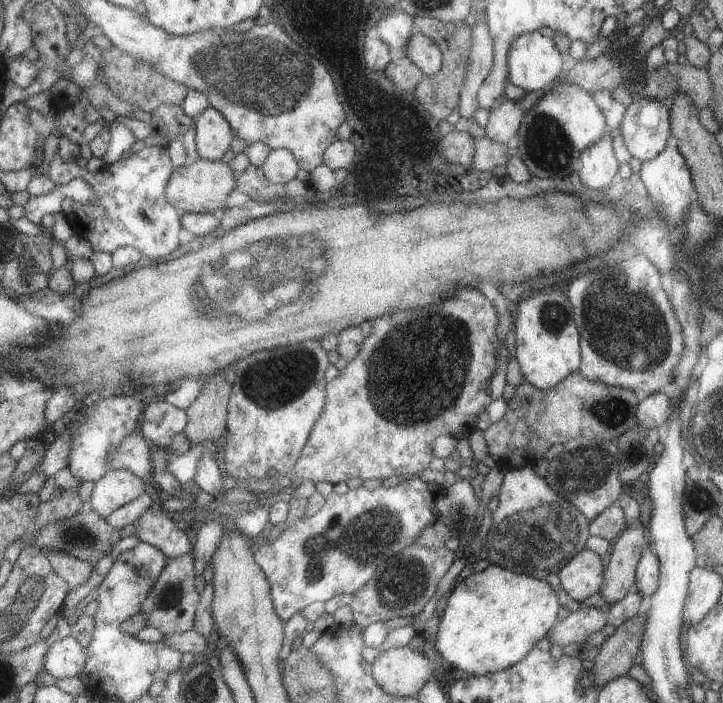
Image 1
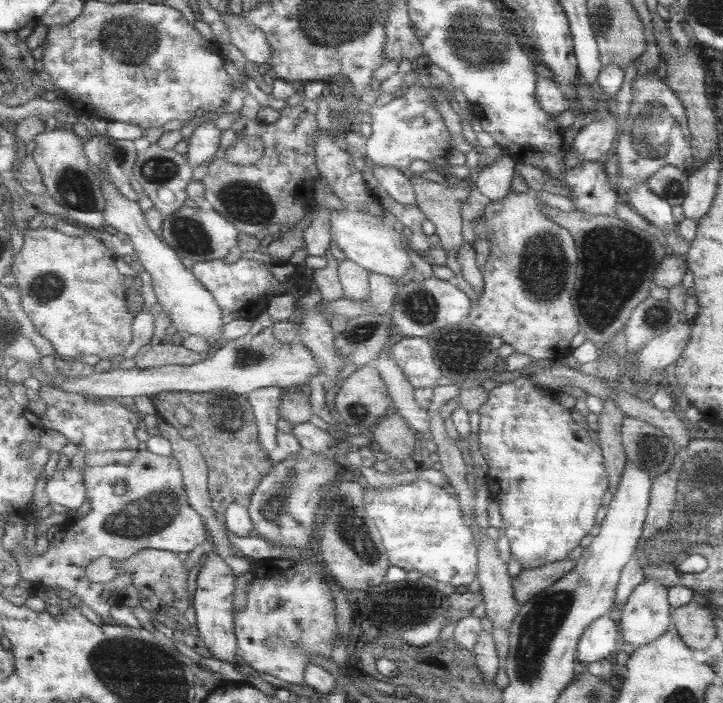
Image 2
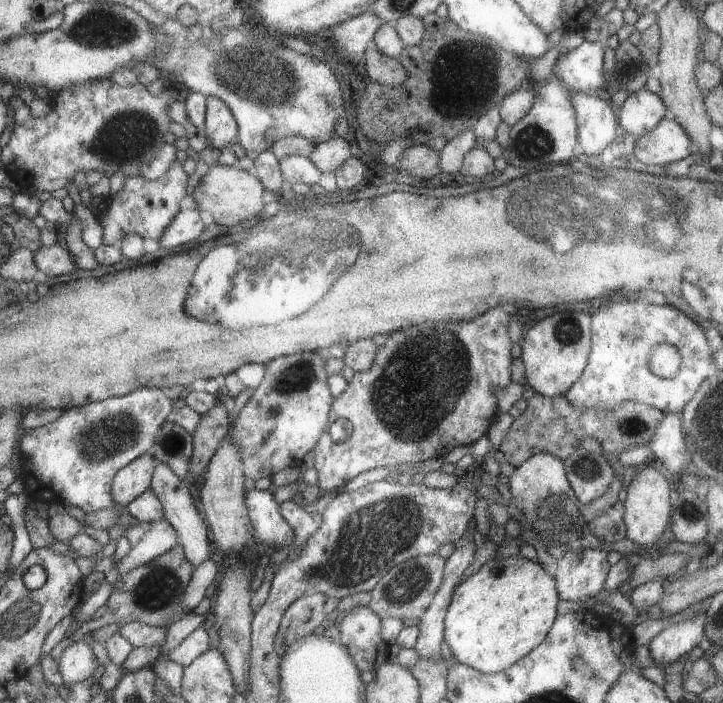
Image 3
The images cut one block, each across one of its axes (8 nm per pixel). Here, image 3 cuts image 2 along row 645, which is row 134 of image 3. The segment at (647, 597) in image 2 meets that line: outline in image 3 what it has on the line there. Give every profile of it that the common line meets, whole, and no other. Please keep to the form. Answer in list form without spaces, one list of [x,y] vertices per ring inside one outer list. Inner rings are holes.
[[[649,90],[625,94],[615,102],[619,132],[631,134],[635,140],[651,132],[665,118],[665,104]]]

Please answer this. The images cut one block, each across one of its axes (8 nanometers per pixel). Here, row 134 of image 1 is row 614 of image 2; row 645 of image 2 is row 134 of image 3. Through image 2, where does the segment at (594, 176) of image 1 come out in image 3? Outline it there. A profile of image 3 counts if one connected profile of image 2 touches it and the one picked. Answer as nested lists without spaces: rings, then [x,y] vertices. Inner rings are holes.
[[[571,92],[571,98],[577,112],[579,154],[597,156],[613,142],[619,142],[615,102],[607,102],[599,96],[587,96],[579,92]]]

